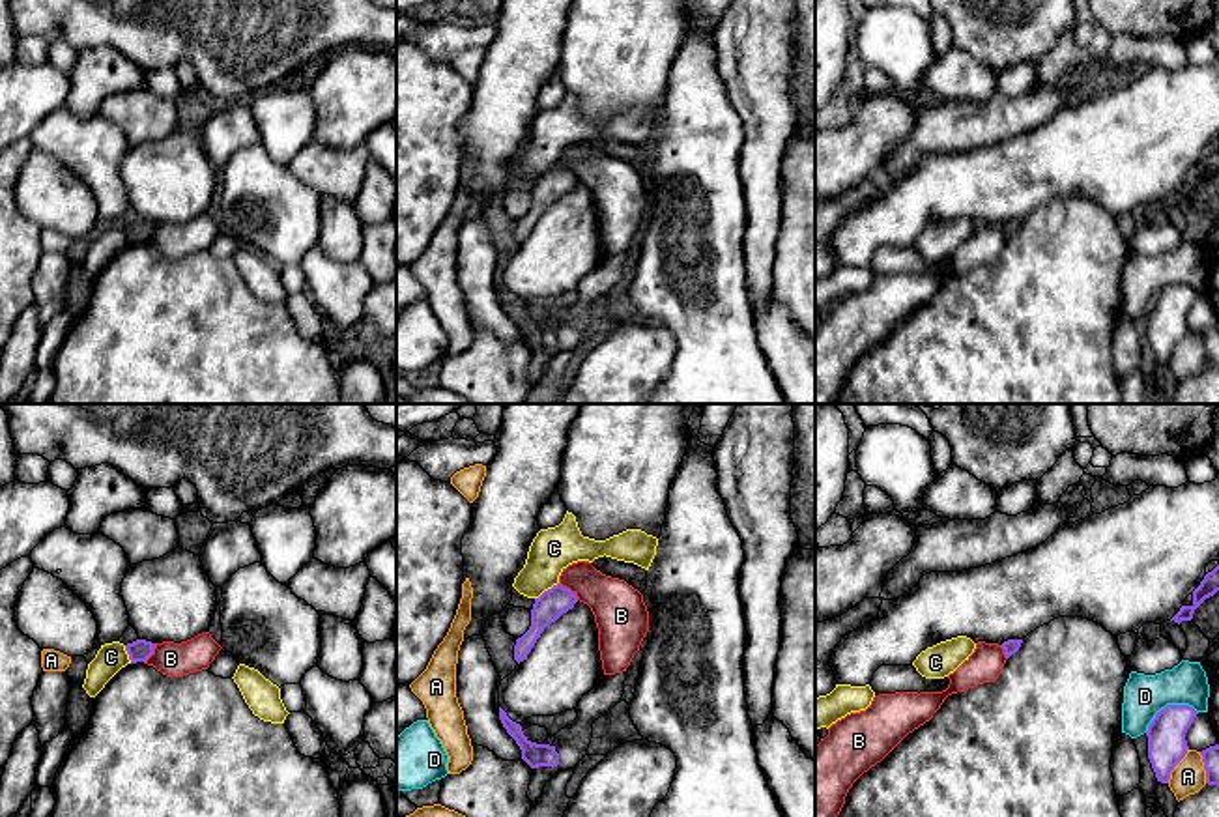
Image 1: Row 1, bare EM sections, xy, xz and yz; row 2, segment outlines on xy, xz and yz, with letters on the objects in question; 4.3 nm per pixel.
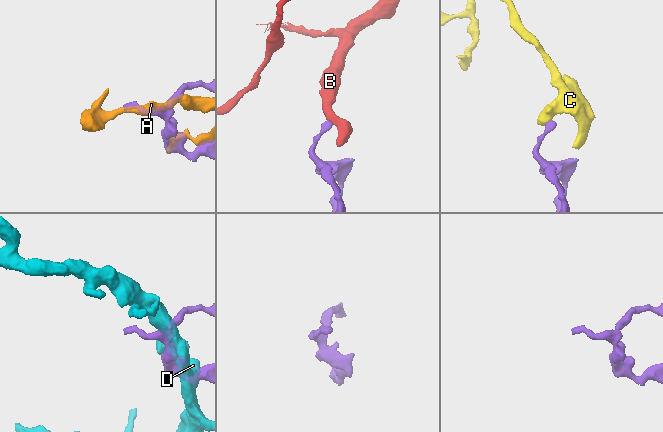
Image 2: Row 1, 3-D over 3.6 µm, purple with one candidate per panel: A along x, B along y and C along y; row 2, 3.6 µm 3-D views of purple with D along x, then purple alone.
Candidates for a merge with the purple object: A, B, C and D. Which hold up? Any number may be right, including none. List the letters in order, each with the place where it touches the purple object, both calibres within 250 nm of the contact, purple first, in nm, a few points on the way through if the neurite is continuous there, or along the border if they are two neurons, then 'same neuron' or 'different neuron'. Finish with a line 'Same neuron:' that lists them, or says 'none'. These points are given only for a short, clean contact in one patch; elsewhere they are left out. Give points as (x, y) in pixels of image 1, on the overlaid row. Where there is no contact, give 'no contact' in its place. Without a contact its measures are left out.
A: yz (1176, 763) | 170/140 nm | different neuron
B: xz (569, 589) | 120/220 nm | along xz (558, 584), (565, 586), (578, 599) | different neuron
C: xz (548, 589) | 120/190 nm | along xz (558, 582), (535, 599) | different neuron
D: yz (1167, 705) | 170/180 nm | different neuron
Same neuron: none

